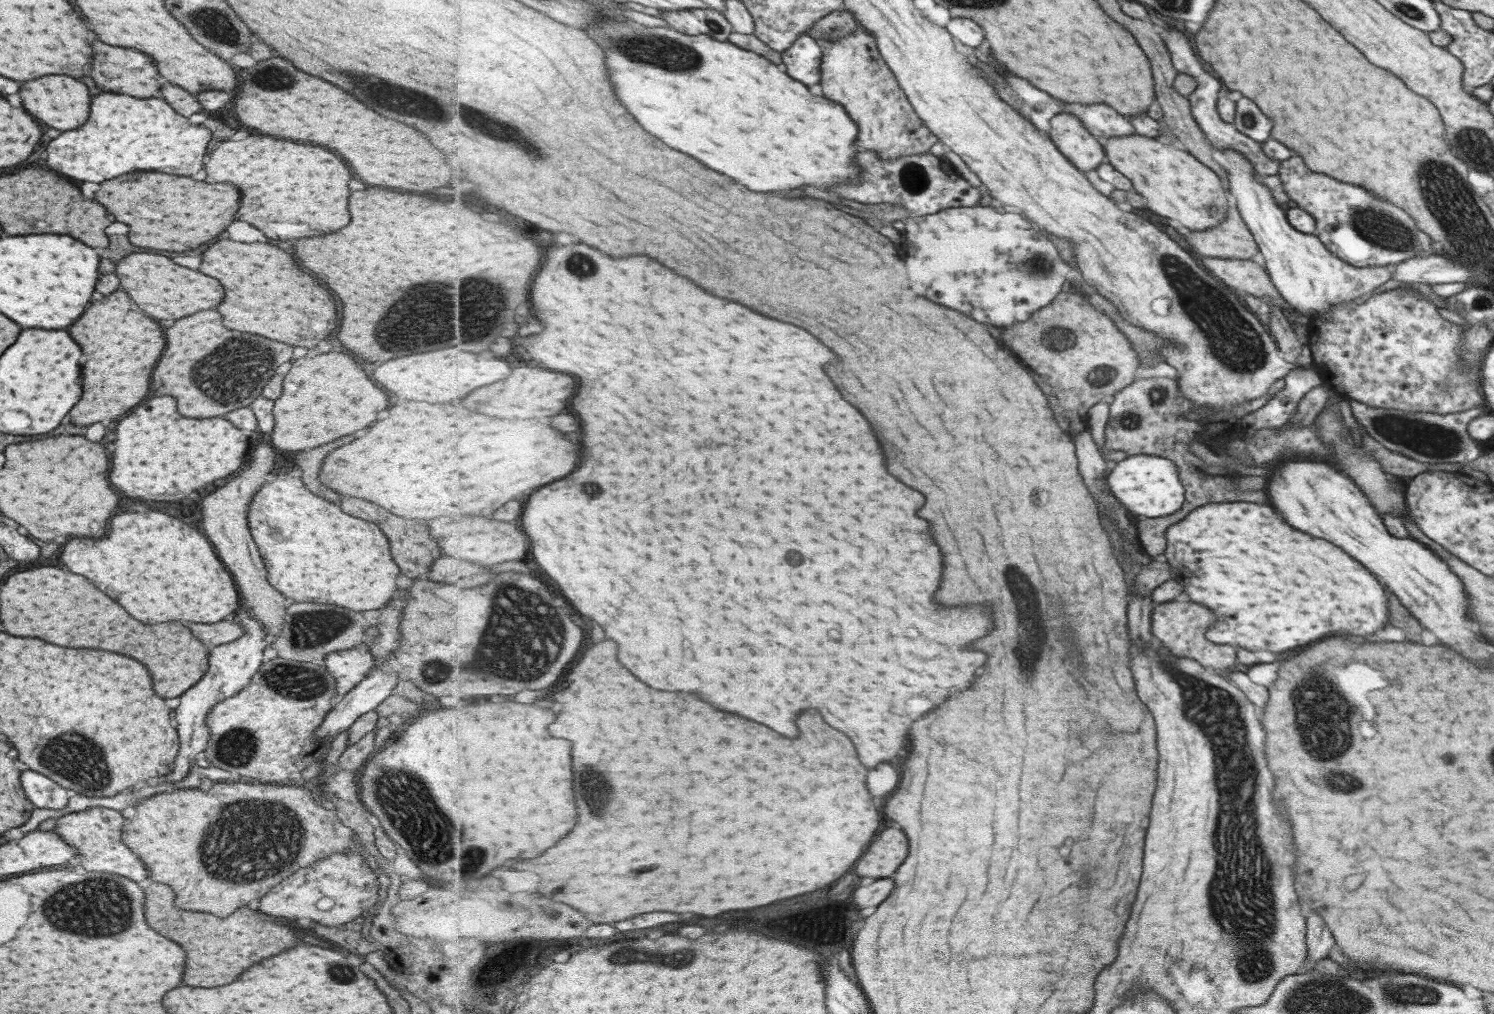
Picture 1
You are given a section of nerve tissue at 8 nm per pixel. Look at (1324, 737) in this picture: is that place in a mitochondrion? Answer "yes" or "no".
yes

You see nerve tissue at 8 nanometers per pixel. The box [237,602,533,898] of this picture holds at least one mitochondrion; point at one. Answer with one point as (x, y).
(395, 792)

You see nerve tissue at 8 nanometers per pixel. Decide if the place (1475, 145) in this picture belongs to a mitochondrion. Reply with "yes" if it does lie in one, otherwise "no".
yes

